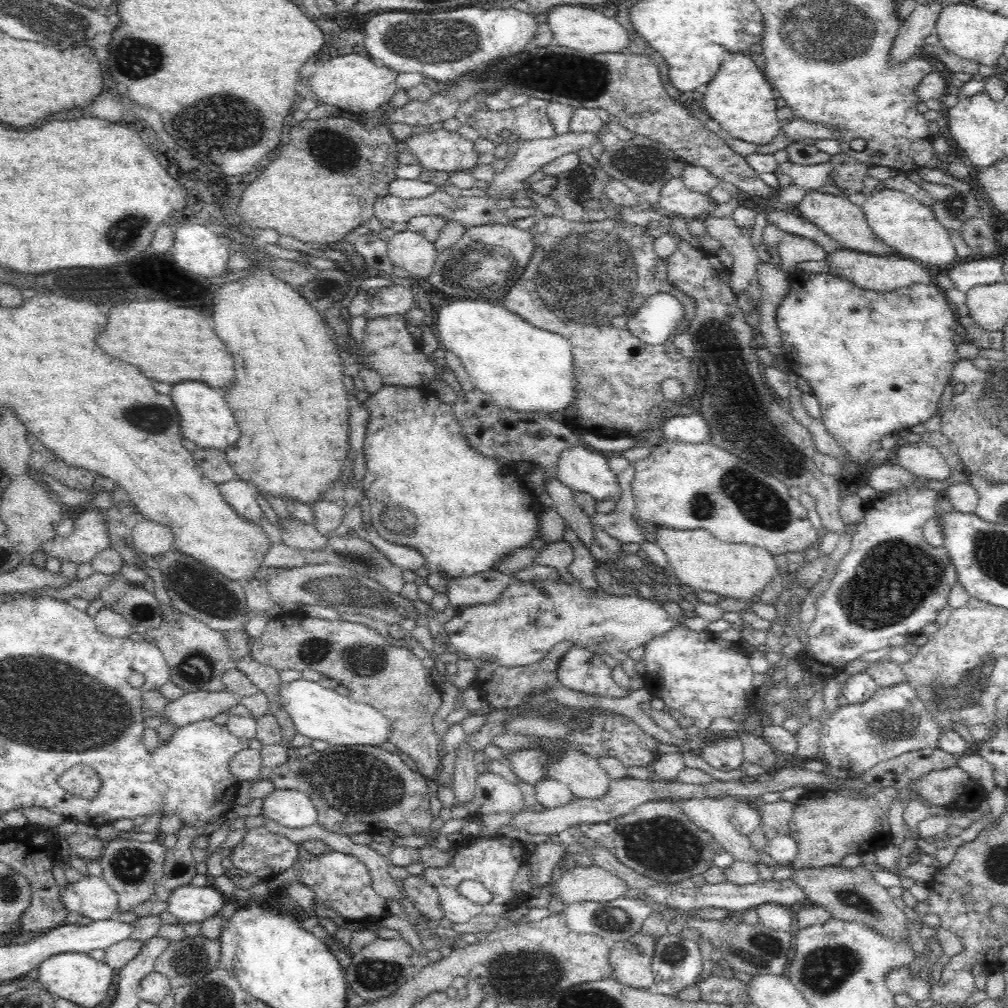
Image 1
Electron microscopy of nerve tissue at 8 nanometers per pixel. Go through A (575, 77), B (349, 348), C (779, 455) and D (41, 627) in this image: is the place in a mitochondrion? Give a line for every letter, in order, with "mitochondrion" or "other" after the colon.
A: mitochondrion
B: other
C: mitochondrion
D: other

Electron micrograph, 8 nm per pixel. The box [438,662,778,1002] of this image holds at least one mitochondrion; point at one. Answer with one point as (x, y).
(666, 844)

